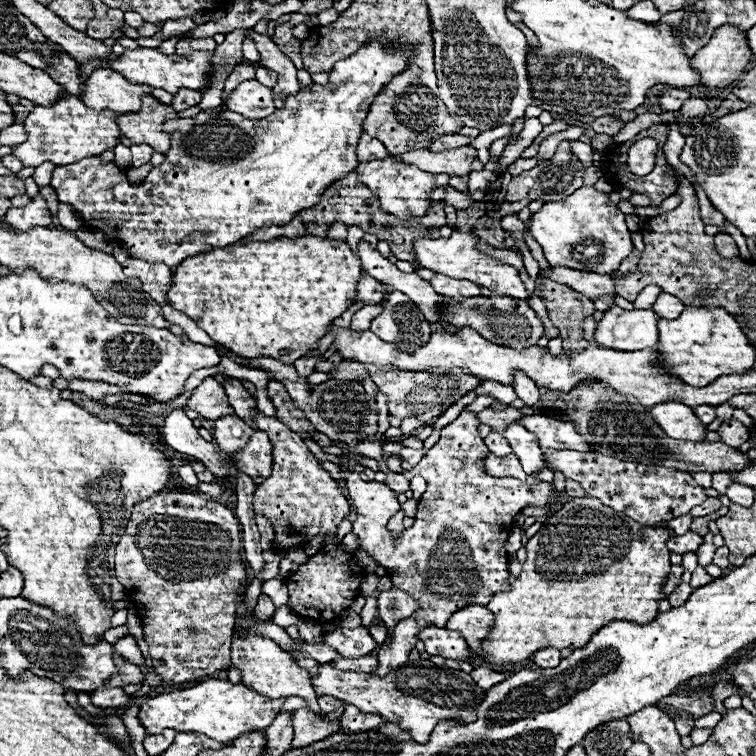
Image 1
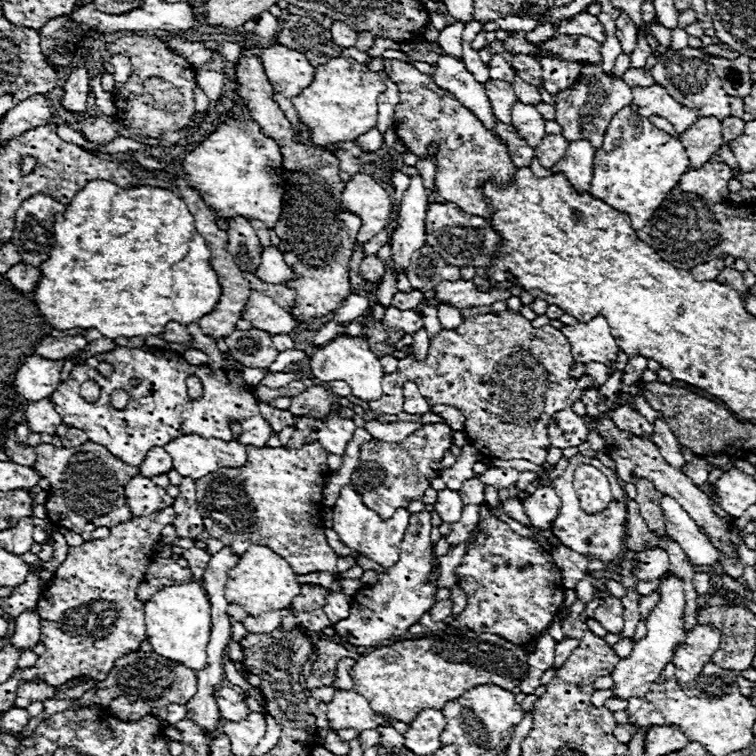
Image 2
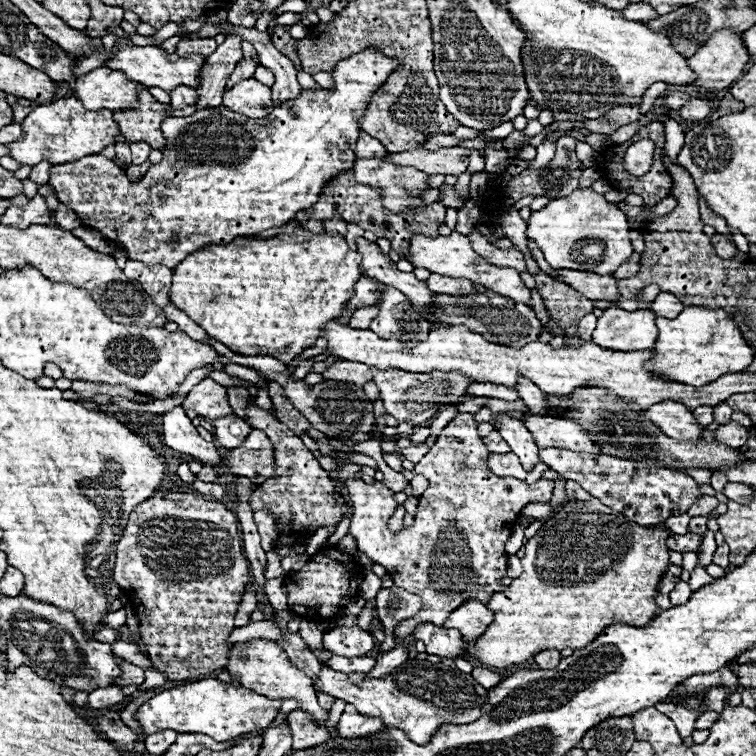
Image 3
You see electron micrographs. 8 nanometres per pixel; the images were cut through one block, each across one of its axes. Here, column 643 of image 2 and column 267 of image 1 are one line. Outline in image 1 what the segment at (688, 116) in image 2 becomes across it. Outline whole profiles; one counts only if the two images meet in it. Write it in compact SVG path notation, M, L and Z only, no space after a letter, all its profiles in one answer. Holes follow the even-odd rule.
M244 80L226 98L226 106L248 118L264 118L274 112L274 96L272 90L262 86L258 80Z

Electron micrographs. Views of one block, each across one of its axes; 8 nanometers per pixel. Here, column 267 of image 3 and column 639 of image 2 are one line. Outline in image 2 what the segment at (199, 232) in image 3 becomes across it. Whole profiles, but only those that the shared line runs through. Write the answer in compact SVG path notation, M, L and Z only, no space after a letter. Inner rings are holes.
M628 106L616 112L616 116L610 120L606 128L604 144L602 148L596 150L594 156L592 186L588 192L598 200L612 204L612 208L620 208L620 212L628 212L632 220L632 228L640 230L660 208L668 192L678 184L680 176L688 172L688 168L690 168L690 160L680 140L656 128L648 118L638 116Z

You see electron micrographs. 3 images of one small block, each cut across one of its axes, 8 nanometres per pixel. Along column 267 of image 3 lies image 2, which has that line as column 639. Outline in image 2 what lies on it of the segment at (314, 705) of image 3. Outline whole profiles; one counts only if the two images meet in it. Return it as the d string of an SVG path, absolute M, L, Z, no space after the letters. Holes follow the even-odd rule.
M676 574L660 580L660 586L658 586L660 602L652 608L650 616L644 620L646 628L648 628L646 638L644 640L636 640L632 654L628 658L622 658L616 664L614 672L610 674L612 680L614 680L614 696L616 698L628 700L632 696L646 696L650 692L652 682L660 676L662 668L668 662L672 662L676 644L684 642L688 630L684 628L684 606L686 606L686 600L684 600L682 586L684 586L684 580L680 576L676 576Z

